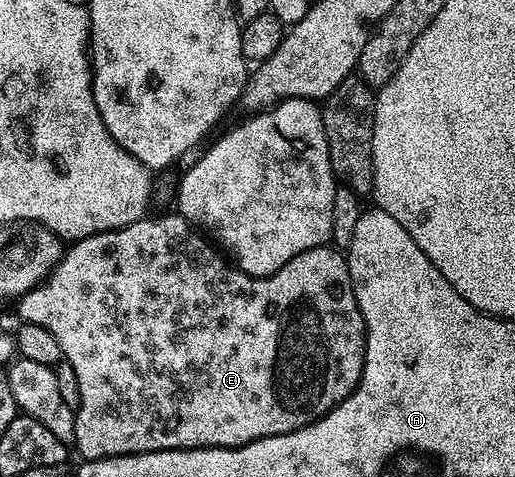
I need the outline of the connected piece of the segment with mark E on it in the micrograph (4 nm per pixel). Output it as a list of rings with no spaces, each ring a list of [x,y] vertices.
[[[174,212],[162,214],[159,218],[147,216],[119,230],[105,230],[71,241],[54,270],[17,299],[16,306],[23,323],[31,322],[56,336],[62,358],[72,364],[72,372],[76,372],[80,404],[74,411],[76,432],[72,446],[78,449],[82,460],[117,458],[120,454],[150,454],[154,450],[233,448],[247,446],[249,442],[268,436],[287,434],[323,418],[332,407],[343,402],[358,386],[364,368],[366,325],[352,288],[346,255],[341,249],[330,244],[308,248],[308,252],[292,256],[292,260],[288,260],[288,264],[275,274],[254,278],[227,261],[197,229]]]

